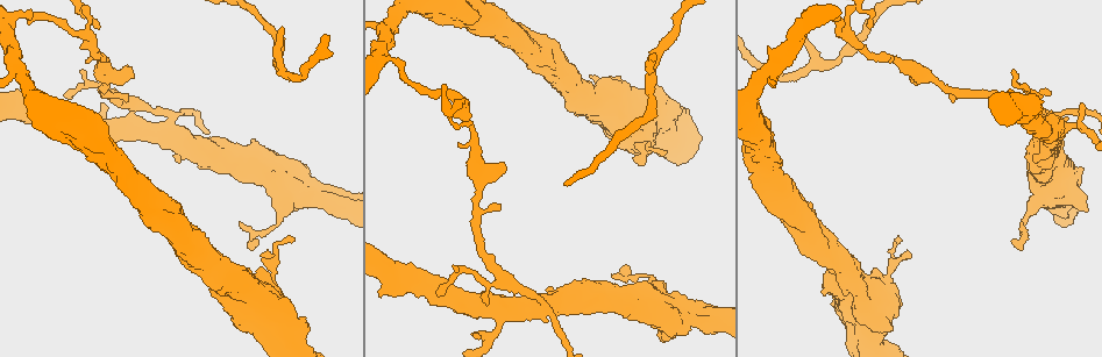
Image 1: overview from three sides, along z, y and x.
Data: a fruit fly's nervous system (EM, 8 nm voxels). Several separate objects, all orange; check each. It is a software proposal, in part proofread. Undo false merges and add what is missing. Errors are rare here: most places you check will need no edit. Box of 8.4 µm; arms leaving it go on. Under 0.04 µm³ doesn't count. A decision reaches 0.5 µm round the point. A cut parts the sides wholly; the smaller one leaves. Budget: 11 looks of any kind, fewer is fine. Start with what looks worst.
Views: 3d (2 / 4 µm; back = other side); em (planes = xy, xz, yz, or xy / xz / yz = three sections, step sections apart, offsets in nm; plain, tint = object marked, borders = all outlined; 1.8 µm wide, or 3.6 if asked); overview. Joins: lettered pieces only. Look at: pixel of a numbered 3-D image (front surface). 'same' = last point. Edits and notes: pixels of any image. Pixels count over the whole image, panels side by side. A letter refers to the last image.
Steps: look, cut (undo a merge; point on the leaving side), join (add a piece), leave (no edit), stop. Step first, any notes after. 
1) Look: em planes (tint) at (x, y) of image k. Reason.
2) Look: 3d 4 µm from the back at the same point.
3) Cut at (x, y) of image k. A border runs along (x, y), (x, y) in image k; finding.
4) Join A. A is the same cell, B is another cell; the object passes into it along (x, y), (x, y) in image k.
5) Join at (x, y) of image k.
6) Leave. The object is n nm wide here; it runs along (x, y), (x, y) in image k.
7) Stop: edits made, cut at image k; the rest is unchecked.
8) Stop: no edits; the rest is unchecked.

Look: em planes (borders) at (641, 164) of image 1. Thin end.

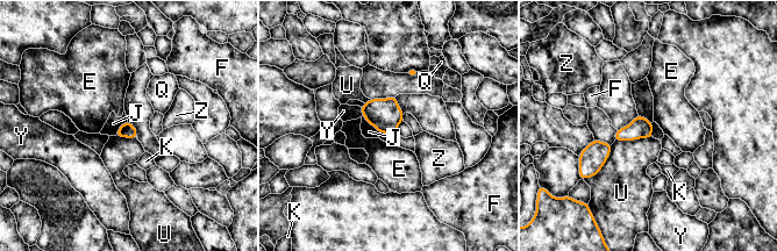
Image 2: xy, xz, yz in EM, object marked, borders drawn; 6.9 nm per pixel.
Leave. E, F, J, K, Q, U, Y and Z are other cells; no lettered piece goes on from it.

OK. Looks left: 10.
Look: em xz step 8 (tint) at (167, 131) of image 1. Sudden change in width.

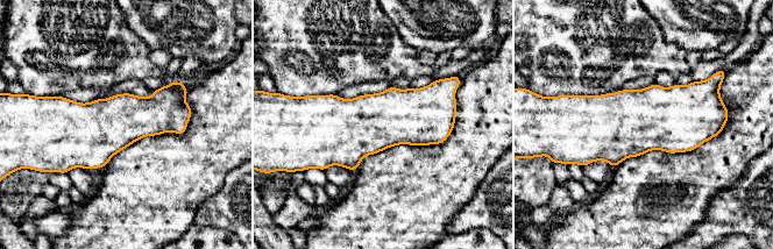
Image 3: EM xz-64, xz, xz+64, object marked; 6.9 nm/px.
Look: em planes (borders) at the same point.

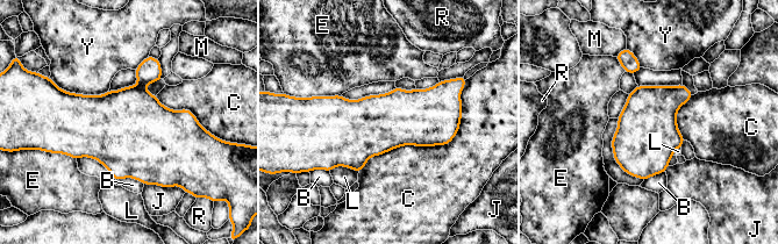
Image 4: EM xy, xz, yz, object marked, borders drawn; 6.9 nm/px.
Cut at (130, 120) of image 4. B, C, E, J, L, M, R and Y are other cells; a border runs along (137, 84), (142, 86) in image 4; a second neuron is stuck on.

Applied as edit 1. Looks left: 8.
Look: overview.

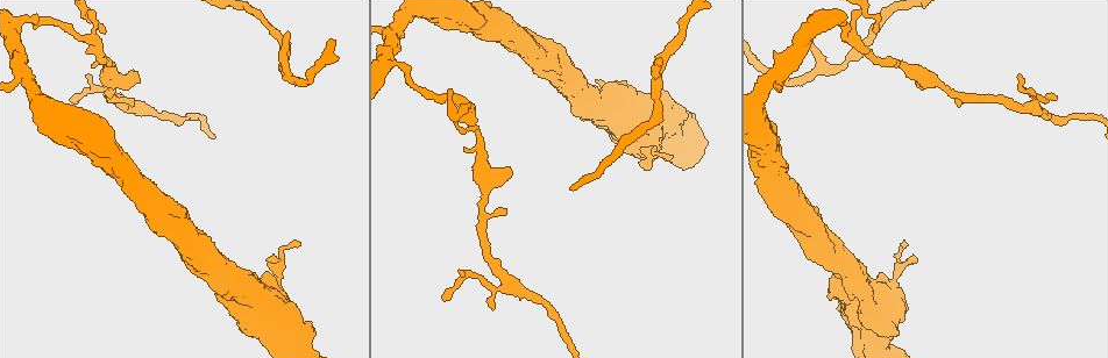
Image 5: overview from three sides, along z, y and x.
Look: 3d 4 µm from the back at (659, 57) of image 5. Branch stops here.

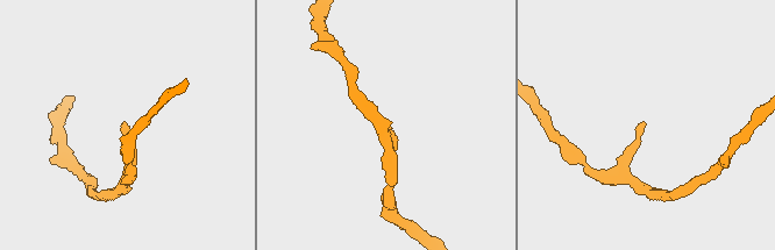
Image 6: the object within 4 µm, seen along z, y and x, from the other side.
Look: em xz step 8 (tint) at (123, 122) of image 6. Now the EM.

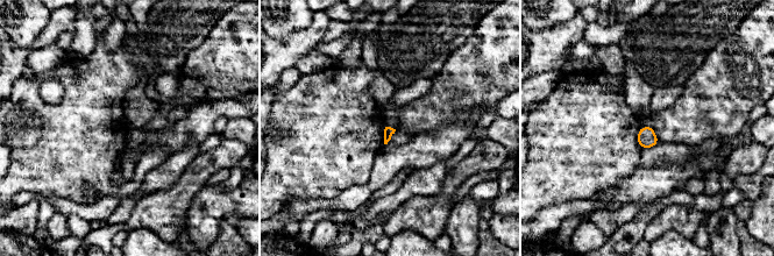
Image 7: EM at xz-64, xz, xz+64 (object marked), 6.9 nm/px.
Look: em planes (borders) at the same point. Another direction.

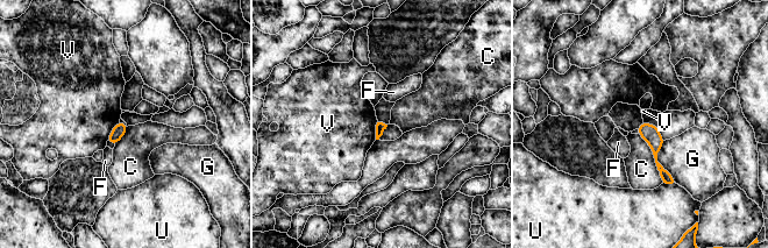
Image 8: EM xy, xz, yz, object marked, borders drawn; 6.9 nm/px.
Leave. C, F, G, U and V are other cells; a border runs along (119, 120), (107, 140) in image 8; none of them fits.

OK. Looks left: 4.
Look: 3d 4 µm from the back at (137, 74) of image 5. Stops while still wide.

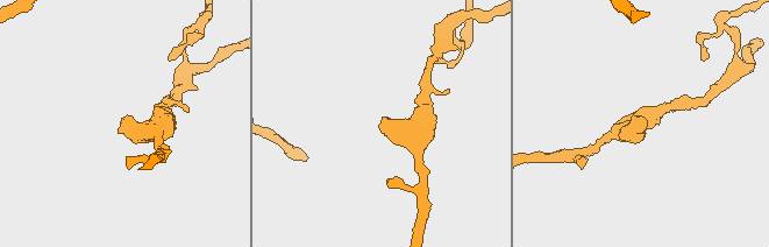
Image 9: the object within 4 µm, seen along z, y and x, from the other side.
Look: em yz step 8 (borders) at (124, 124) of image 9.

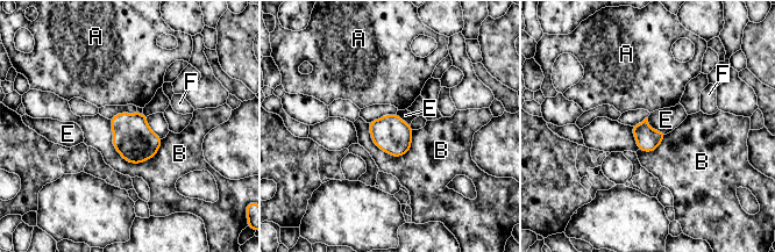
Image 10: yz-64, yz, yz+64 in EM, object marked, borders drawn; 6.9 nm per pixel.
Look: em planes (borders) at the same point.

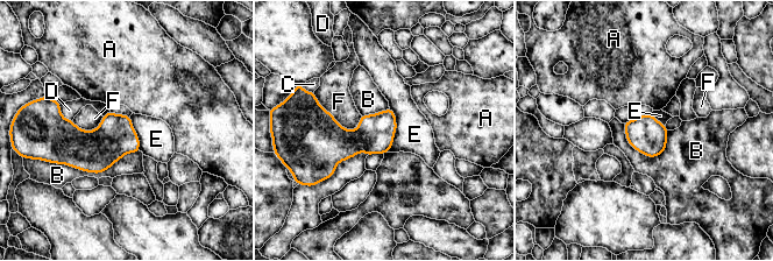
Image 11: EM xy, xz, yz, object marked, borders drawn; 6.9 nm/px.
Leave. A, B, C, D, E and F are other cells; a border runs along (390, 107), (396, 133), (387, 152) in image 11; no lettered piece goes on from it.

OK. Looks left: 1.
Stop: edits made, cut at image 4; the rest is unchecked.

